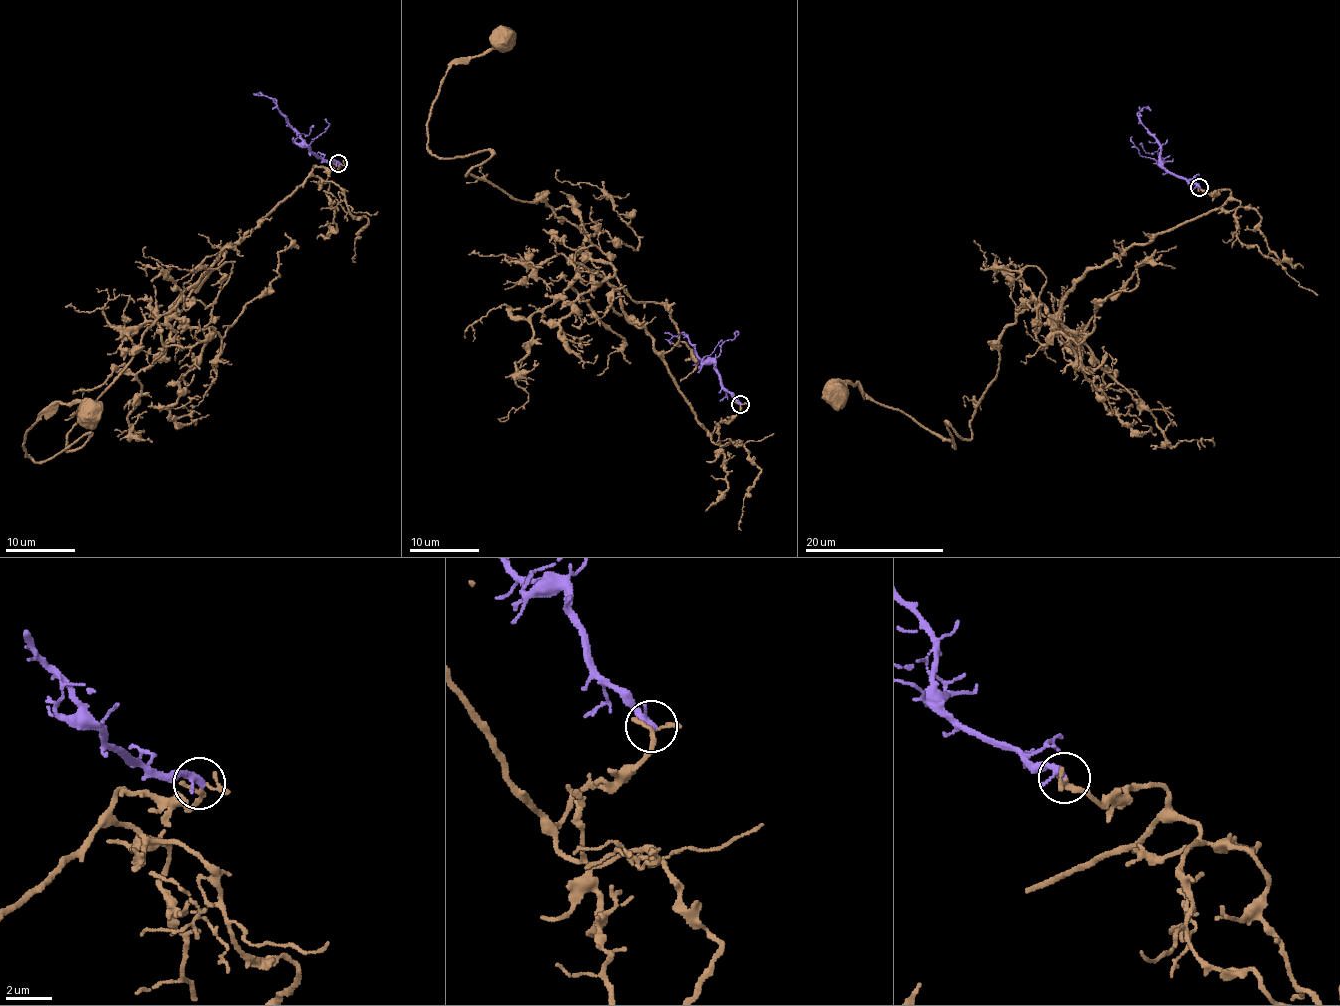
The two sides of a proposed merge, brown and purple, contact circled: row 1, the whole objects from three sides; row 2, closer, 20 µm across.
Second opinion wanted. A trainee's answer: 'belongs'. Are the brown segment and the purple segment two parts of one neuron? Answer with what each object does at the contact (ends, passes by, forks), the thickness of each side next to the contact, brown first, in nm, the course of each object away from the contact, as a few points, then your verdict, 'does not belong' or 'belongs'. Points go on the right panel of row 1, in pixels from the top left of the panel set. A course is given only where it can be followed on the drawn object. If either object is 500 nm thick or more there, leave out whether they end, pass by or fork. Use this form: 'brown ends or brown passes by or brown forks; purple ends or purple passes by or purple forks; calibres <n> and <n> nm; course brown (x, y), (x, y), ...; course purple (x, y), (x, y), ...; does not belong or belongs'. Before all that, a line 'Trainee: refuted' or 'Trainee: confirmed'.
Trainee: refuted
brown forks; purple passes by; calibres 160 and 240 nm; course brown (1199, 188), (1230, 197), (1018, 315), (955, 447), (837, 395); course purple (1199, 186), (1189, 184), (1183, 176), (1171, 174), (1163, 165), (1160, 145), (1137, 114), (1145, 108); does not belong

